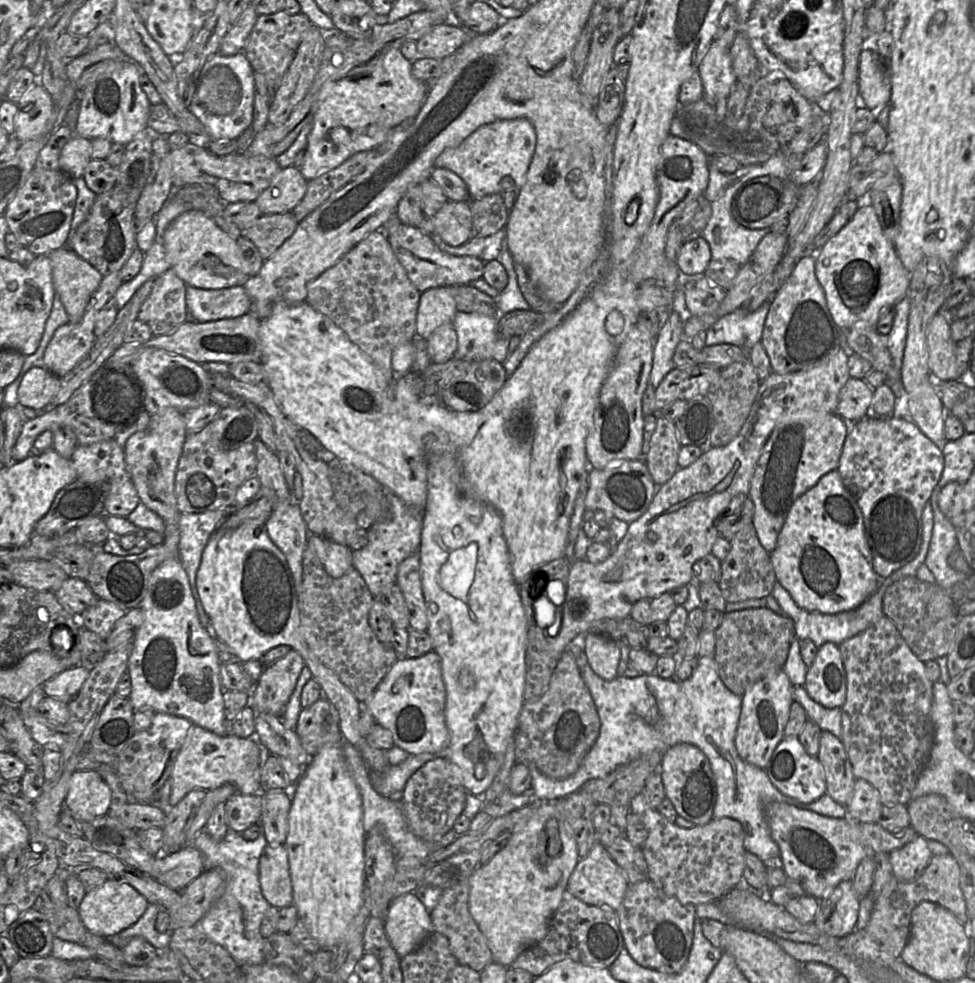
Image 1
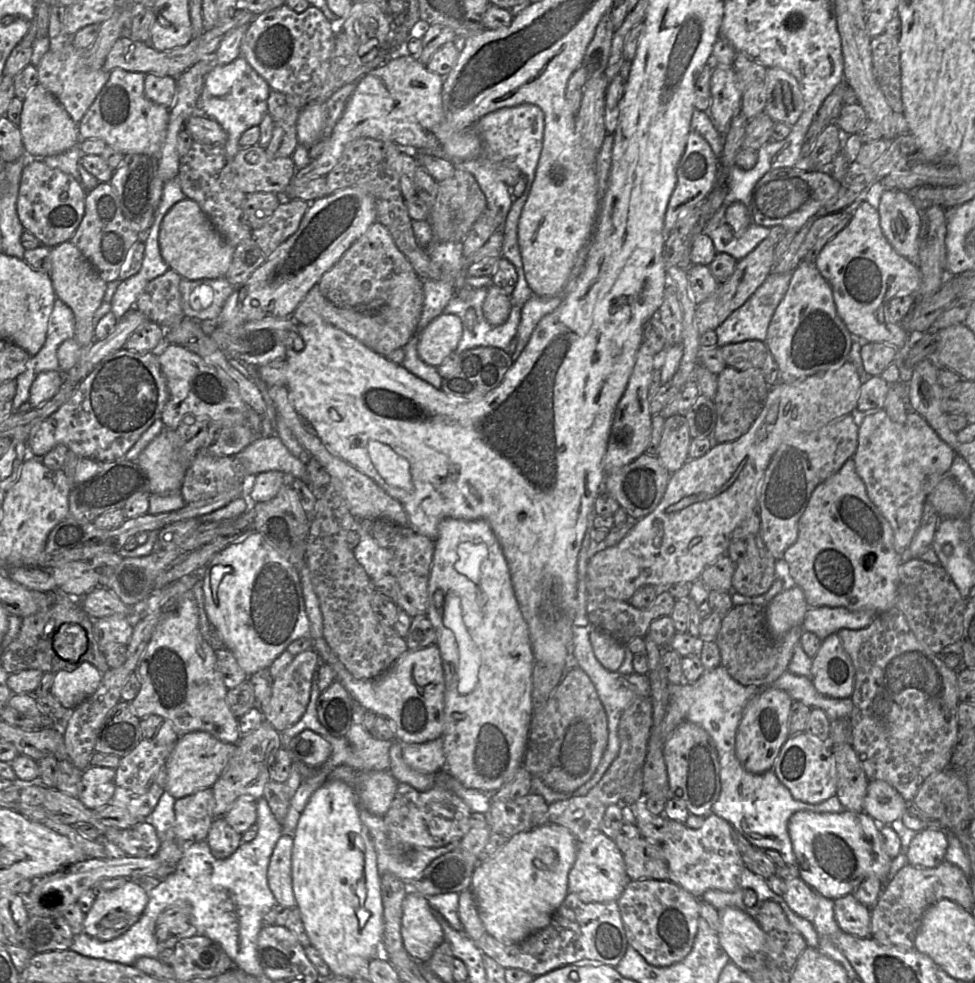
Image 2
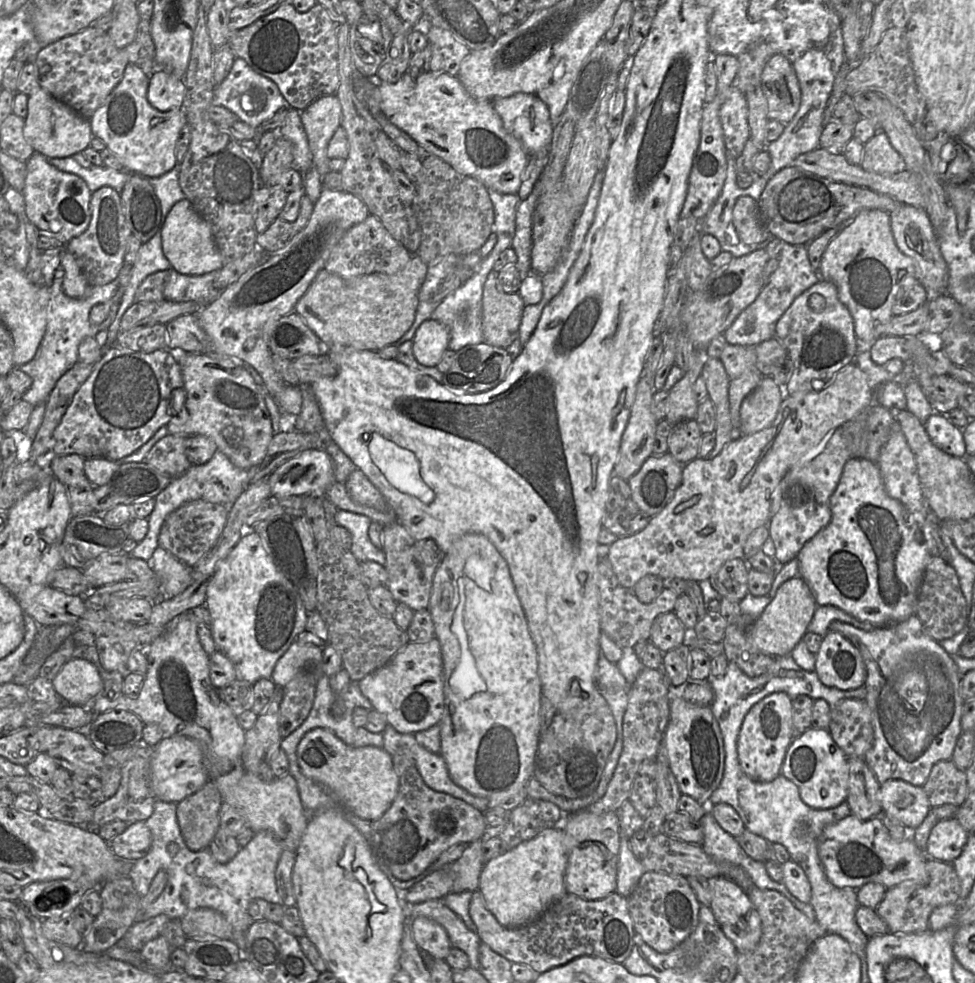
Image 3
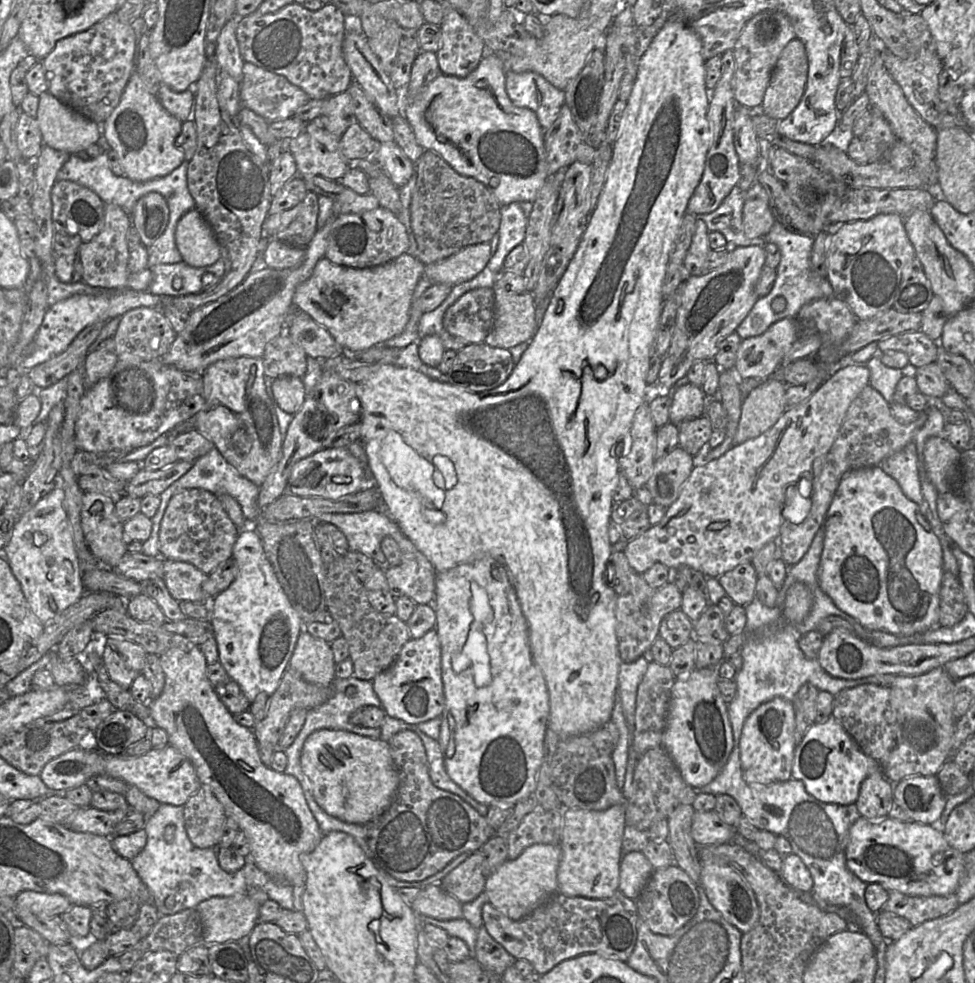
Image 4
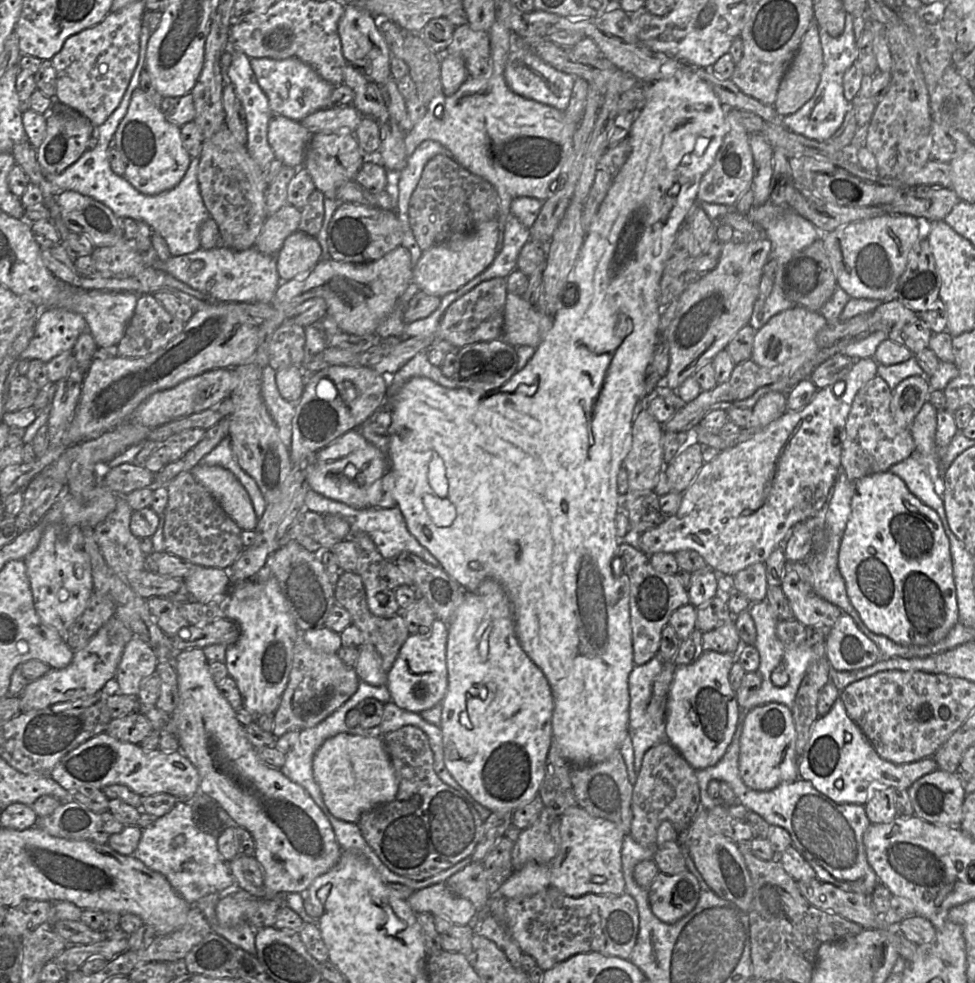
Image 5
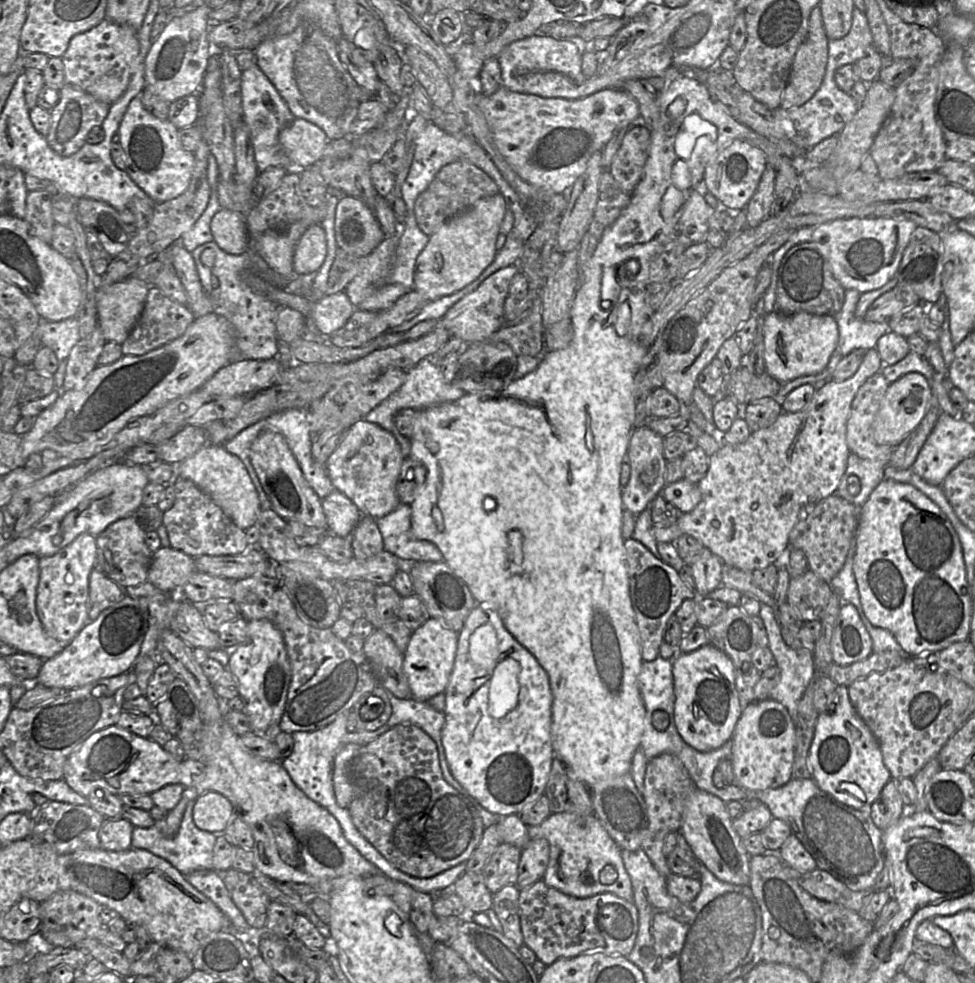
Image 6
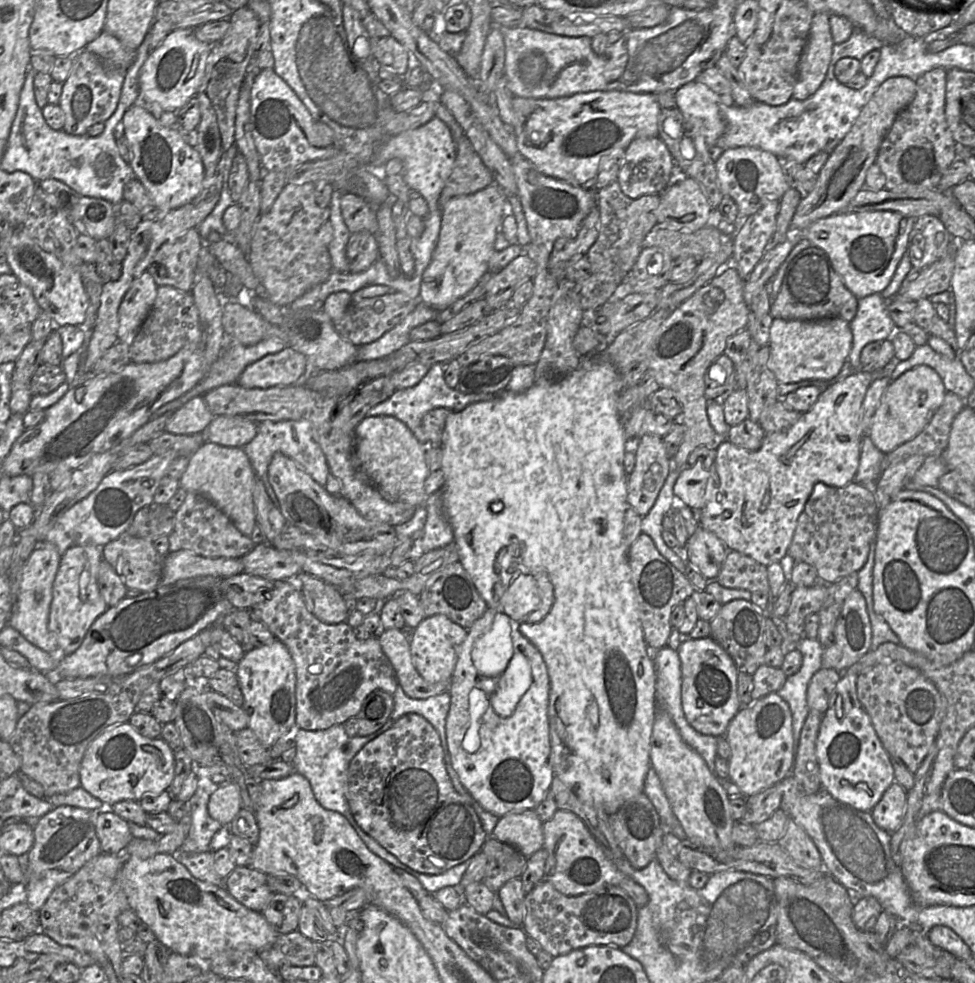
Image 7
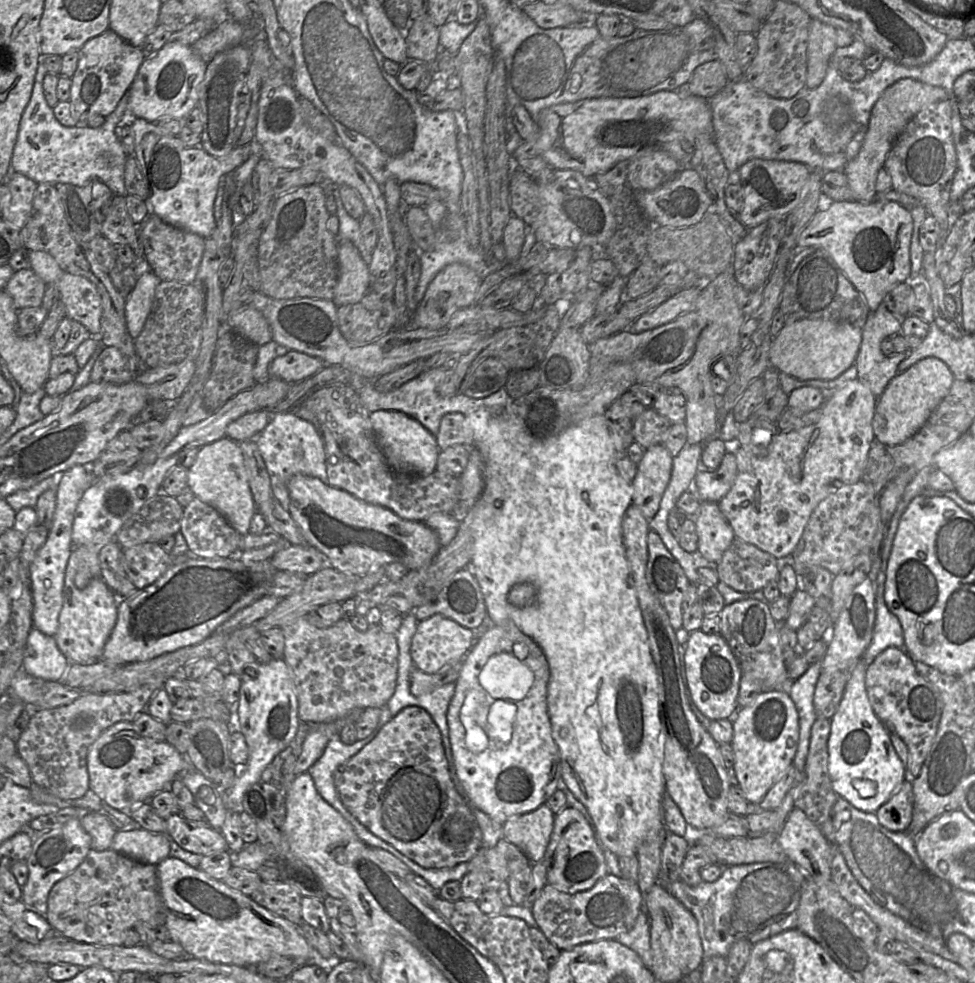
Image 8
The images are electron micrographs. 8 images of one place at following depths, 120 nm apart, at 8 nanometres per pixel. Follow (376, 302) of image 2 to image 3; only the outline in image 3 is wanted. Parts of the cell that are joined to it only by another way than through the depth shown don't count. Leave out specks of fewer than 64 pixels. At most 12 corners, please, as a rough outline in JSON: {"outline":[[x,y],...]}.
{"outline":[[369,215],[324,268],[343,279],[402,270],[410,251]]}

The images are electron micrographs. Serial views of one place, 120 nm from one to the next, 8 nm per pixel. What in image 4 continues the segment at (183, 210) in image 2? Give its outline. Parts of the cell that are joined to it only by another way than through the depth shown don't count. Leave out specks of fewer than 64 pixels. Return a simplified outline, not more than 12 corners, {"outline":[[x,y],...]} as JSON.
{"outline":[[196,208],[178,221],[175,242],[190,266],[221,258],[214,231]]}

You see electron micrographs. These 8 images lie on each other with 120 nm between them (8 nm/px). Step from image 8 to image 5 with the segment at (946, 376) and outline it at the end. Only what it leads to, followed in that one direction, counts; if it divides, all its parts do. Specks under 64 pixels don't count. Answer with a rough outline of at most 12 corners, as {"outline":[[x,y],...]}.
{"outline":[[922,375],[908,376],[892,390],[897,425],[911,426],[930,391]]}

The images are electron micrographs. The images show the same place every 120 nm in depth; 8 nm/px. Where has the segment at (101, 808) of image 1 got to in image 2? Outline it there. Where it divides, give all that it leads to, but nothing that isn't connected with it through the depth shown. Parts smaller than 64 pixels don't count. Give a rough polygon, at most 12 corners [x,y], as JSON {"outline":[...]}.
{"outline":[[89,766],[78,799],[93,811],[110,804],[115,769]]}

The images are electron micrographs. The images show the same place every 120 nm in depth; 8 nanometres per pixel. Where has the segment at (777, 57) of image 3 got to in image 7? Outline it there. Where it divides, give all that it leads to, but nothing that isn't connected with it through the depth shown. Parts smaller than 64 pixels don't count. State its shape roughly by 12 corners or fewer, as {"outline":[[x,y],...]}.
{"outline":[[813,16],[792,98],[825,80],[834,46],[829,16]]}

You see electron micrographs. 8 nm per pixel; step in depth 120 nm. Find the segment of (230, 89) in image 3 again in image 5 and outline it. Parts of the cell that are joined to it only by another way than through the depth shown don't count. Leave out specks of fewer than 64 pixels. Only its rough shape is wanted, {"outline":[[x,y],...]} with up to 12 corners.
{"outline":[[296,57],[251,58],[273,115],[328,108],[334,86]]}

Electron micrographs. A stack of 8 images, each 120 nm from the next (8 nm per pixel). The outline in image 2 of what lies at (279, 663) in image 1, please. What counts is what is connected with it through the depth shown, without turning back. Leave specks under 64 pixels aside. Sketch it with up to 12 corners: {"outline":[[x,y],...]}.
{"outline":[[301,652],[273,679],[262,705],[278,732],[298,722],[321,663]]}

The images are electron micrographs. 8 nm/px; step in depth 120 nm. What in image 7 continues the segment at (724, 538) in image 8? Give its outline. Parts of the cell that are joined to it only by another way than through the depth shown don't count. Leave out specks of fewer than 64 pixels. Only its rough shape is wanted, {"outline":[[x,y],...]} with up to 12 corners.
{"outline":[[700,524],[685,546],[688,564],[709,581],[727,552]]}

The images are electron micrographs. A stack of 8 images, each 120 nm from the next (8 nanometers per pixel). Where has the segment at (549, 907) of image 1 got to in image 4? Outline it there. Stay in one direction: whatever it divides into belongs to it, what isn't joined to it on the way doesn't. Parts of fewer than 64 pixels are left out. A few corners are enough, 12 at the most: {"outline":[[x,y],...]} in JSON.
{"outline":[[557,844],[487,876],[488,902],[520,920],[558,893]]}

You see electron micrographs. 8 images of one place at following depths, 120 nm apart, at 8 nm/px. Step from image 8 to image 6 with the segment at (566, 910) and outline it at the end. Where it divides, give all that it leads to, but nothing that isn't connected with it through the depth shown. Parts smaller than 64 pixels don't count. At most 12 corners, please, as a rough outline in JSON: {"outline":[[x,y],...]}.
{"outline":[[542,880],[519,895],[524,944],[550,965],[627,956],[633,902],[575,898]]}

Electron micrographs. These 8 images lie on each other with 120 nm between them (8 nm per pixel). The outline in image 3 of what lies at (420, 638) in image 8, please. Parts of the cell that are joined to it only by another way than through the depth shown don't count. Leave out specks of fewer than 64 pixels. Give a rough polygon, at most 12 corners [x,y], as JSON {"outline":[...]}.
{"outline":[[438,639],[408,642],[357,682],[402,734],[440,724]]}

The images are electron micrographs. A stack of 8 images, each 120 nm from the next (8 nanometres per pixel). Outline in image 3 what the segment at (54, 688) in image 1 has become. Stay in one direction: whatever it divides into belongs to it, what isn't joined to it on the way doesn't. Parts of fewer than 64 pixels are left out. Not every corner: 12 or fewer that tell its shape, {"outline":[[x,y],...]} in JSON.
{"outline":[[79,658],[52,683],[61,699],[86,705],[103,693],[97,667]]}

